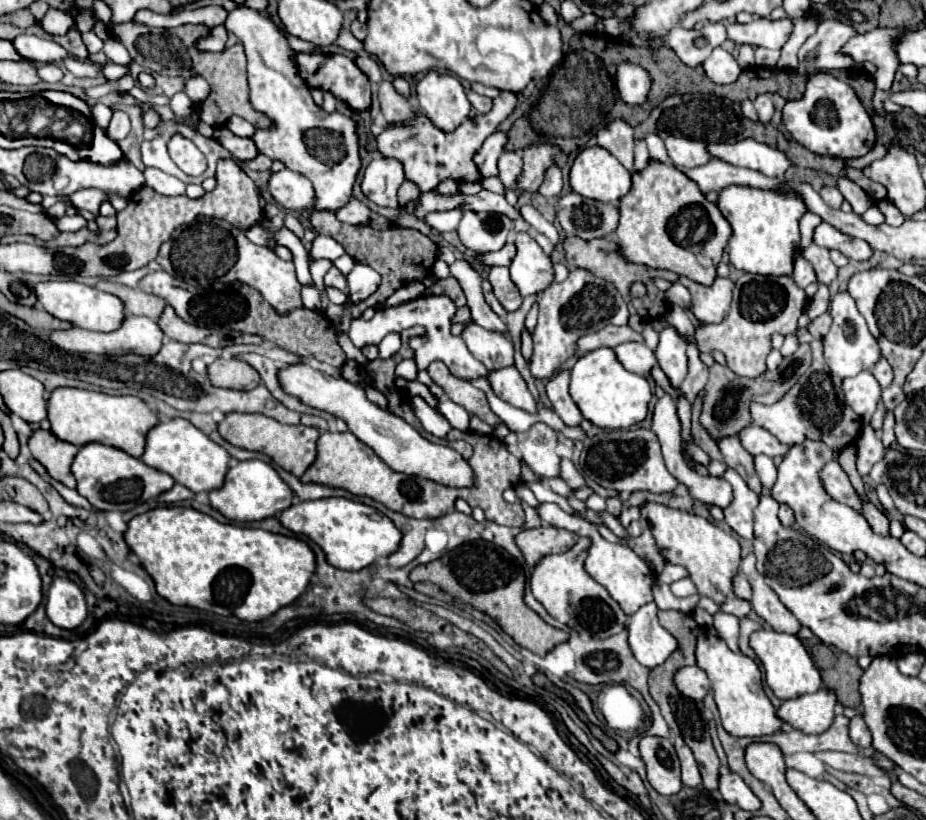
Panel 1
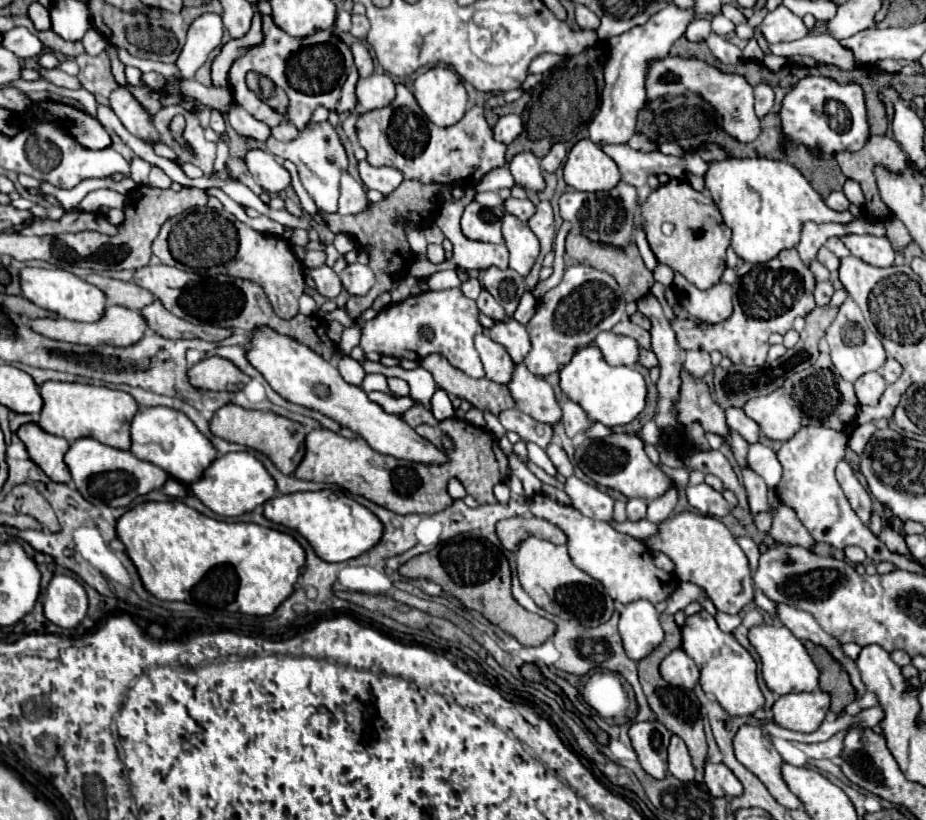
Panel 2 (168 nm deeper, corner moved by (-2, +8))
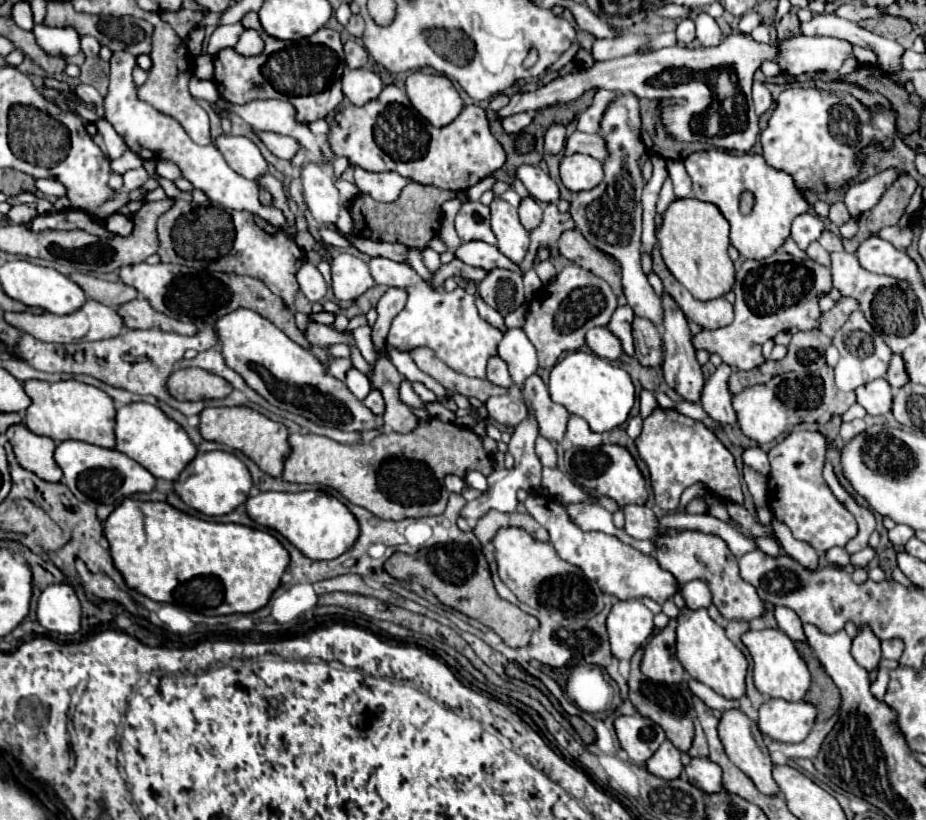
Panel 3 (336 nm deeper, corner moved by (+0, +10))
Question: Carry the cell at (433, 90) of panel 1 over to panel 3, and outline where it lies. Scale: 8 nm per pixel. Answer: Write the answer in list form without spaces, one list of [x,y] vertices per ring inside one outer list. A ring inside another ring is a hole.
[[[412,72],[406,78],[406,92],[412,106],[436,128],[450,124],[464,108],[458,90],[444,74]]]

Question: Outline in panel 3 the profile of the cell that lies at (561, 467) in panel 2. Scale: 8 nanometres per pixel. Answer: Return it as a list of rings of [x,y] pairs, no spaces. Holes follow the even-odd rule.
[[[538,436],[538,440],[536,440],[536,454],[538,454],[538,458],[540,458],[540,462],[542,462],[544,466],[548,466],[548,468],[556,468],[558,454],[556,454],[554,444],[552,444],[548,438]]]

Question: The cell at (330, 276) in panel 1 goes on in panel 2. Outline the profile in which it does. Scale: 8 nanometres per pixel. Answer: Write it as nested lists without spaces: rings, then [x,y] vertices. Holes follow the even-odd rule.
[[[318,266],[318,268],[308,268],[308,276],[314,280],[316,284],[316,292],[324,298],[330,298],[334,300],[340,290],[342,290],[342,284],[340,284],[340,278],[338,274],[328,268],[328,266]]]

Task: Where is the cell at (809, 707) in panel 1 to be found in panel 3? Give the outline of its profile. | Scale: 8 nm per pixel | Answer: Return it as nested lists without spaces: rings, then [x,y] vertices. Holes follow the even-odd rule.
[[[770,698],[760,706],[758,714],[762,734],[778,742],[802,742],[814,726],[816,706],[806,700],[786,702],[782,698]]]

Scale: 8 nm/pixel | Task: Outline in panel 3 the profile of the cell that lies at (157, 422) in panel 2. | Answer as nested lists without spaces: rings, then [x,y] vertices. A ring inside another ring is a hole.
[[[134,402],[132,406],[122,406],[118,408],[116,414],[116,448],[124,450],[130,458],[136,458],[142,466],[148,466],[156,478],[170,480],[174,482],[180,472],[196,458],[198,450],[186,430],[168,418],[158,406],[146,404],[146,402]]]

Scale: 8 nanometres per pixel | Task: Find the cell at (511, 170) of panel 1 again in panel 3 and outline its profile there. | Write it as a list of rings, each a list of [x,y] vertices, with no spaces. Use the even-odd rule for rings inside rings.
[[[522,164],[516,168],[516,176],[522,180],[522,184],[526,186],[526,190],[530,192],[530,196],[534,200],[540,200],[540,202],[556,202],[558,200],[558,186],[538,166]]]

